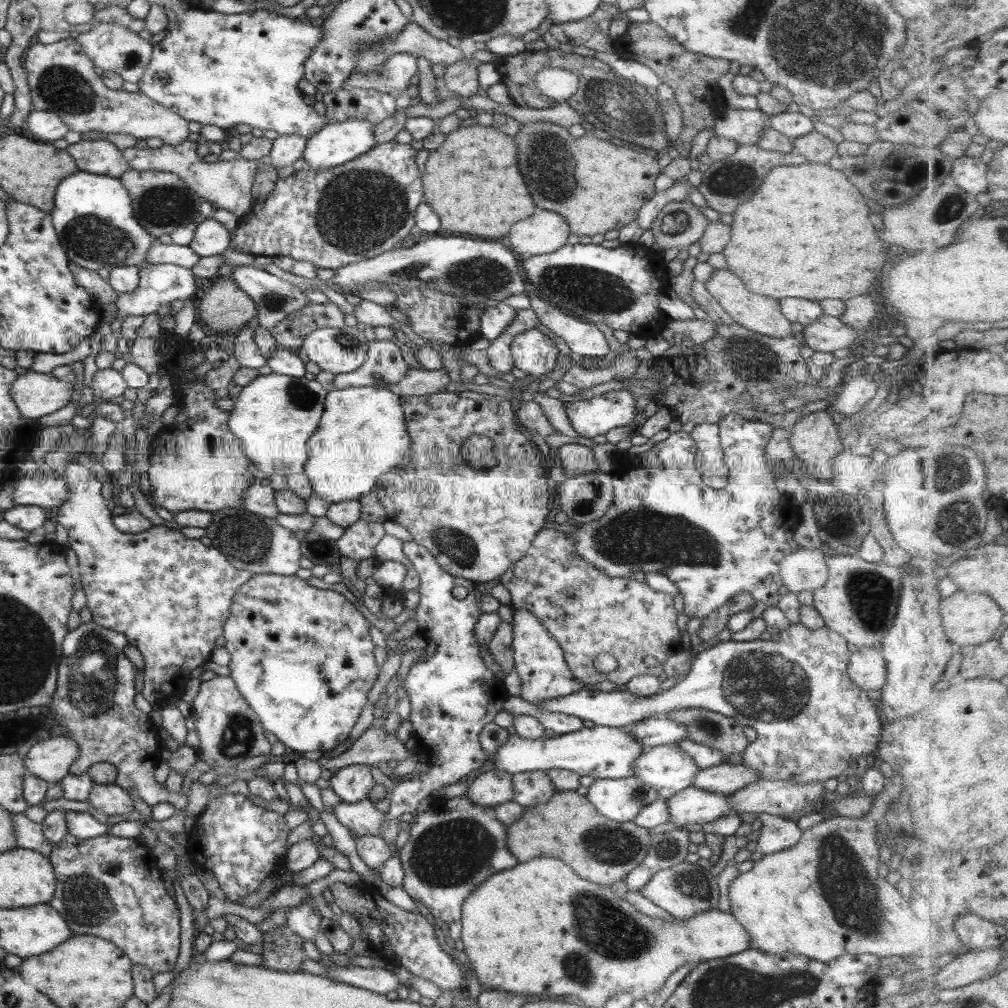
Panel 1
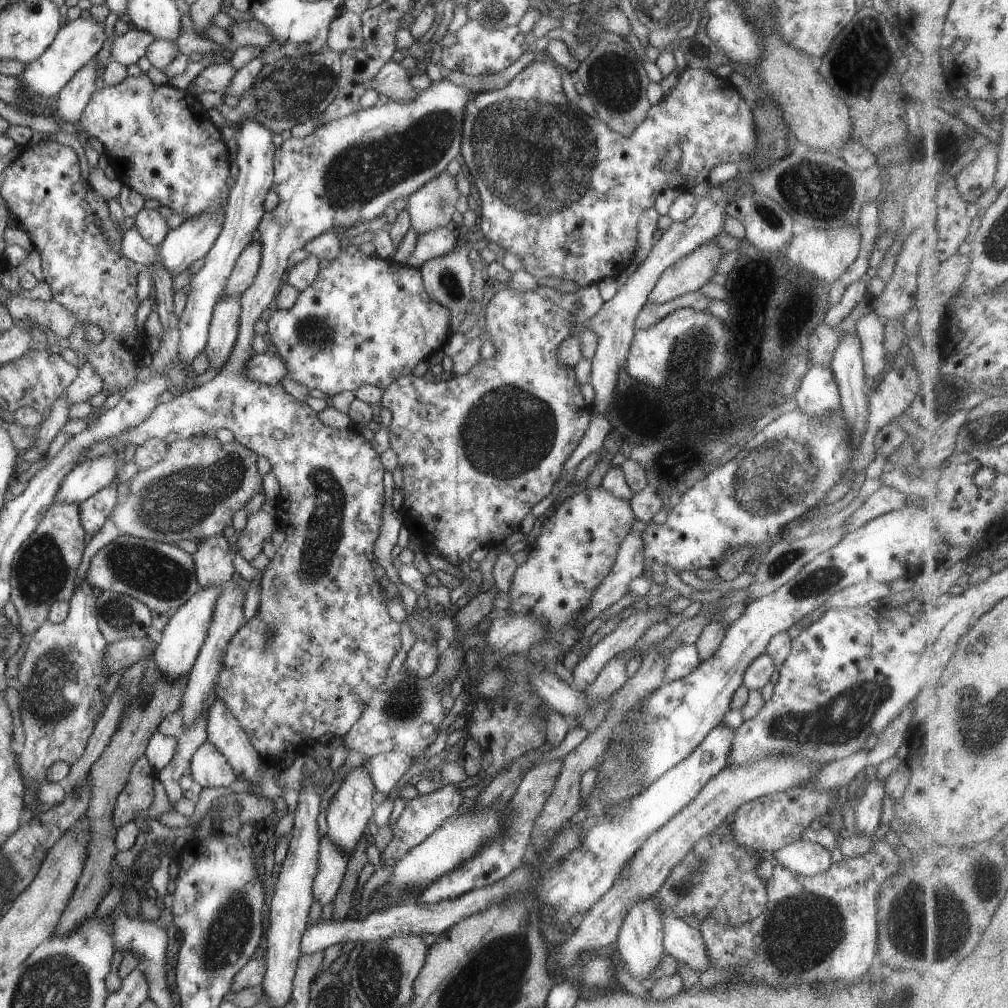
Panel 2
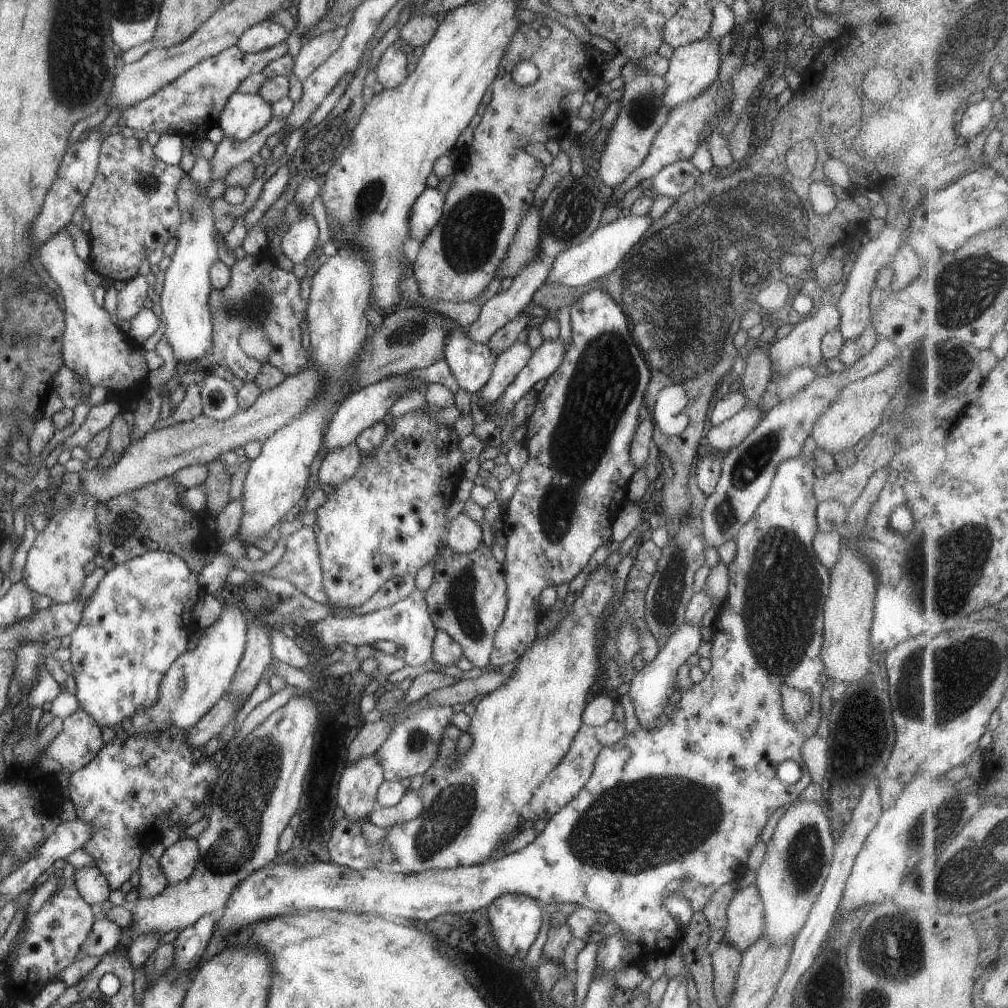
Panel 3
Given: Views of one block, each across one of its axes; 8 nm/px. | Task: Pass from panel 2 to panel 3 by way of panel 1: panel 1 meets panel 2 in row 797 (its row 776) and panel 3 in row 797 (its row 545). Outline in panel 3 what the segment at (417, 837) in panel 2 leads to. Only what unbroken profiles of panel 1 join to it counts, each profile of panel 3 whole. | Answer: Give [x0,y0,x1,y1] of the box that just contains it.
[368,788,422,828]

